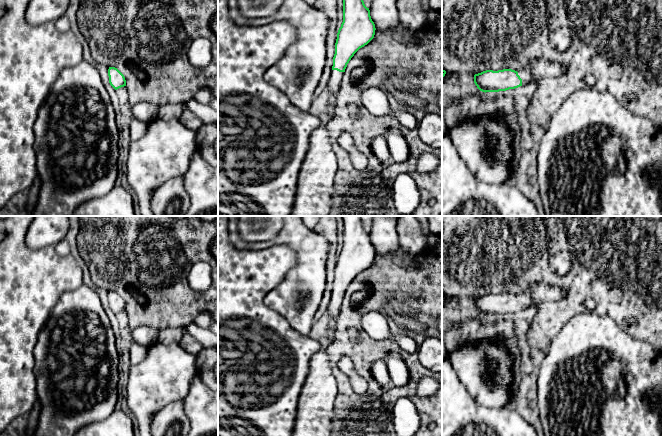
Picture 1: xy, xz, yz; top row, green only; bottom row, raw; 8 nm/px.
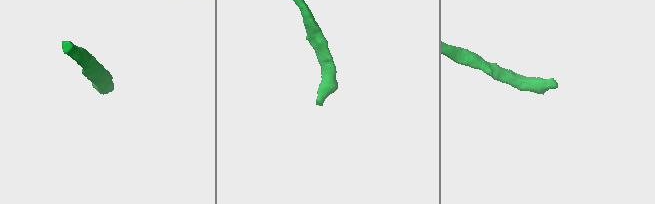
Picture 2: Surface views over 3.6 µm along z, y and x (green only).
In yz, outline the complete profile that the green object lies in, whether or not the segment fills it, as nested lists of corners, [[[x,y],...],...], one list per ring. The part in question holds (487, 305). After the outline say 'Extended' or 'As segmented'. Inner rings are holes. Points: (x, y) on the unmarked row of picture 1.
[[[545,283],[530,285],[520,293],[486,294],[474,299],[474,307],[482,316],[499,316],[515,313],[540,302],[557,301],[564,297],[564,290]]]. Extended

